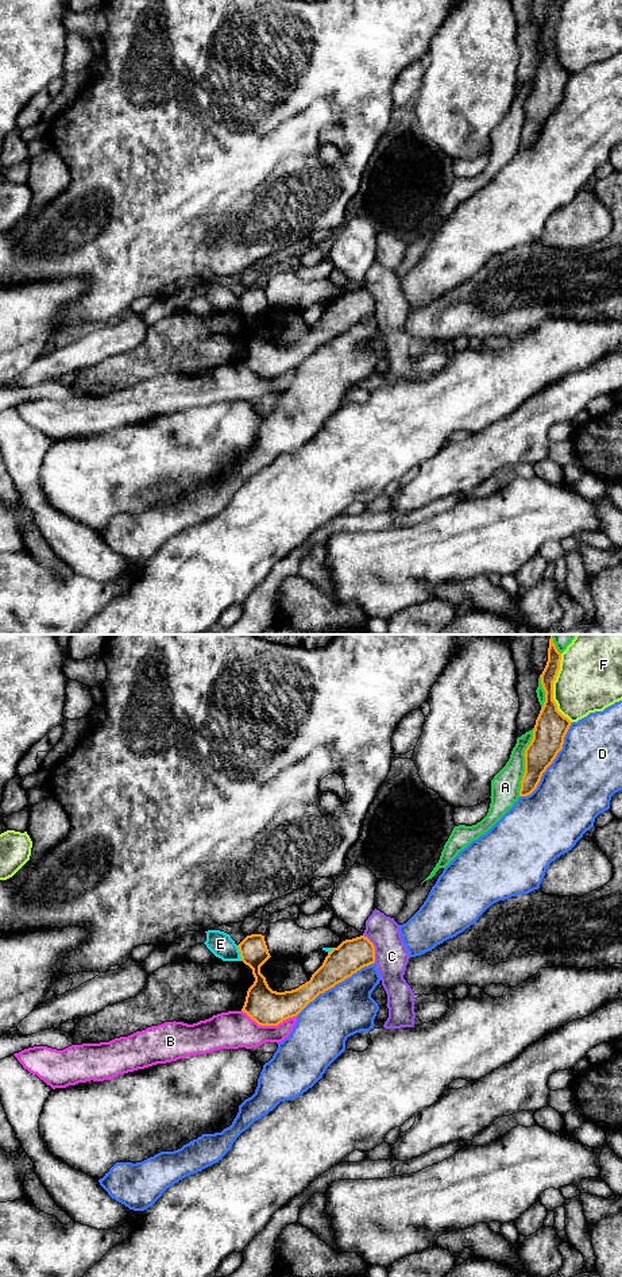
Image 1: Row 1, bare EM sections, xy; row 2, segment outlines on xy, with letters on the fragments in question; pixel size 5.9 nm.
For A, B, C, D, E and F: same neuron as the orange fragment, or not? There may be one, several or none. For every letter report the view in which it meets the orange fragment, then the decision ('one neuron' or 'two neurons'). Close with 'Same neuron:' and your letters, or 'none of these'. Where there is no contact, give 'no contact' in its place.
A: meets orange in xy; two neurons
B: meets orange in xy; two neurons
C: meets orange in xy; two neurons
D: meets orange in xy; two neurons
E: meets orange in xy; two neurons
F: meets orange in xy; two neurons
Same neuron: none of these

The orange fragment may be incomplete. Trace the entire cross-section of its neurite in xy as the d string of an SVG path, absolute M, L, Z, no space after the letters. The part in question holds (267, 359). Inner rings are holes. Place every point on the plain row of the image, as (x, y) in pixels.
M262 286L247 288L239 297L242 313L252 321L254 336L248 340L242 360L259 378L278 378L297 369L320 346L375 315L375 298L364 288L345 292L333 300L310 332L295 342L273 343L260 319L271 309Z

